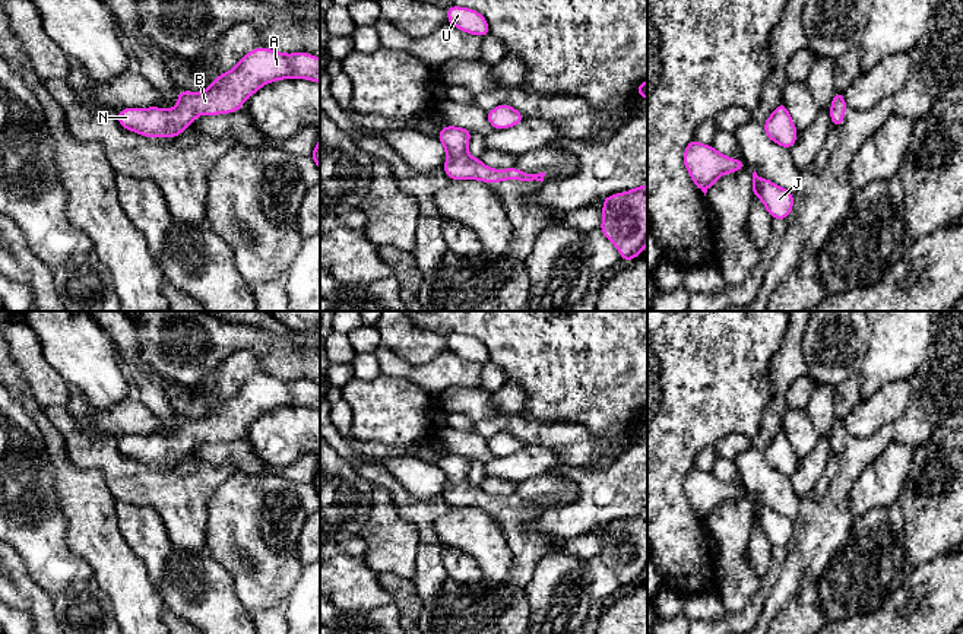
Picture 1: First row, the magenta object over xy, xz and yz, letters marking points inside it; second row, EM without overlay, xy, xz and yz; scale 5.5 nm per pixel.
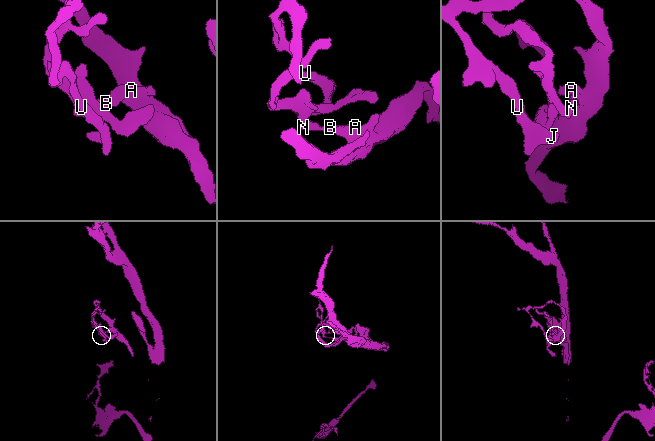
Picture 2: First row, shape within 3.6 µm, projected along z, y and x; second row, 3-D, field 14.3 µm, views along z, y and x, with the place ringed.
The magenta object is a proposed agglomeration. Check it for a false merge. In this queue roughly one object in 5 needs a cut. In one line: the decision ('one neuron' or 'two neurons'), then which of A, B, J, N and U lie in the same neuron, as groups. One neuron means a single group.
one neuron; groups A B J N U

